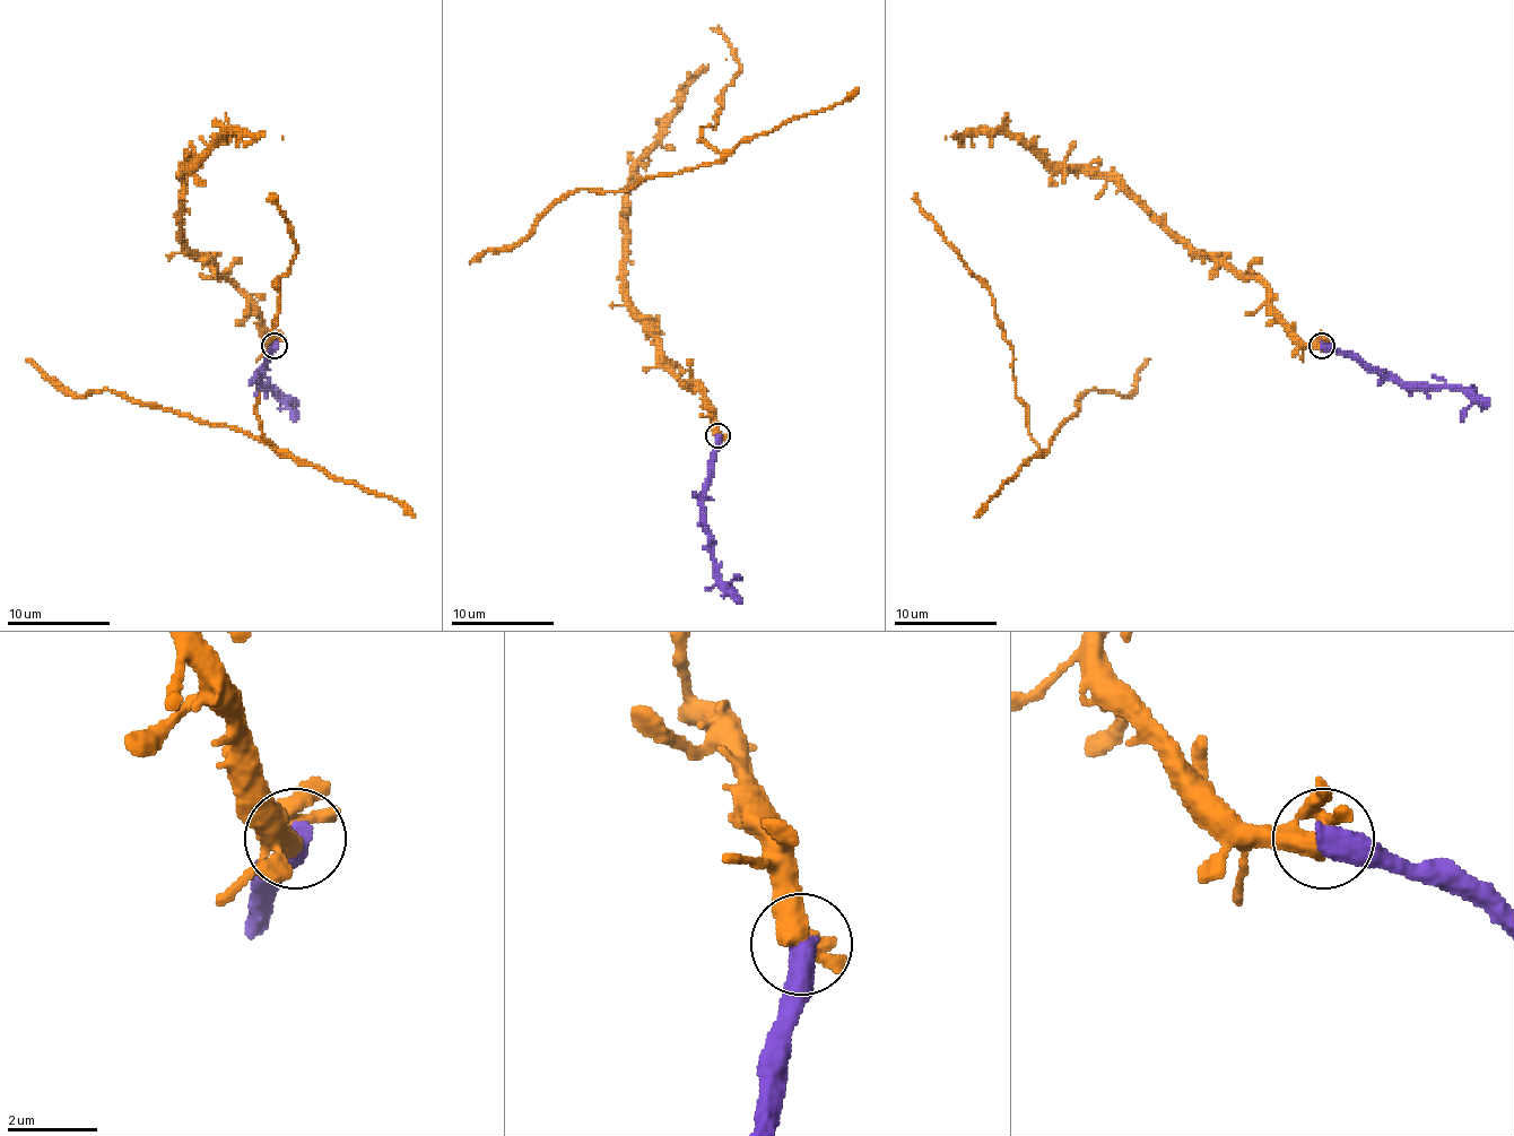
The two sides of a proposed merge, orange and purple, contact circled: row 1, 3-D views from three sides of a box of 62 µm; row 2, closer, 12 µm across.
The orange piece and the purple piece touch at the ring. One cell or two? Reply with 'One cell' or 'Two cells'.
One cell

